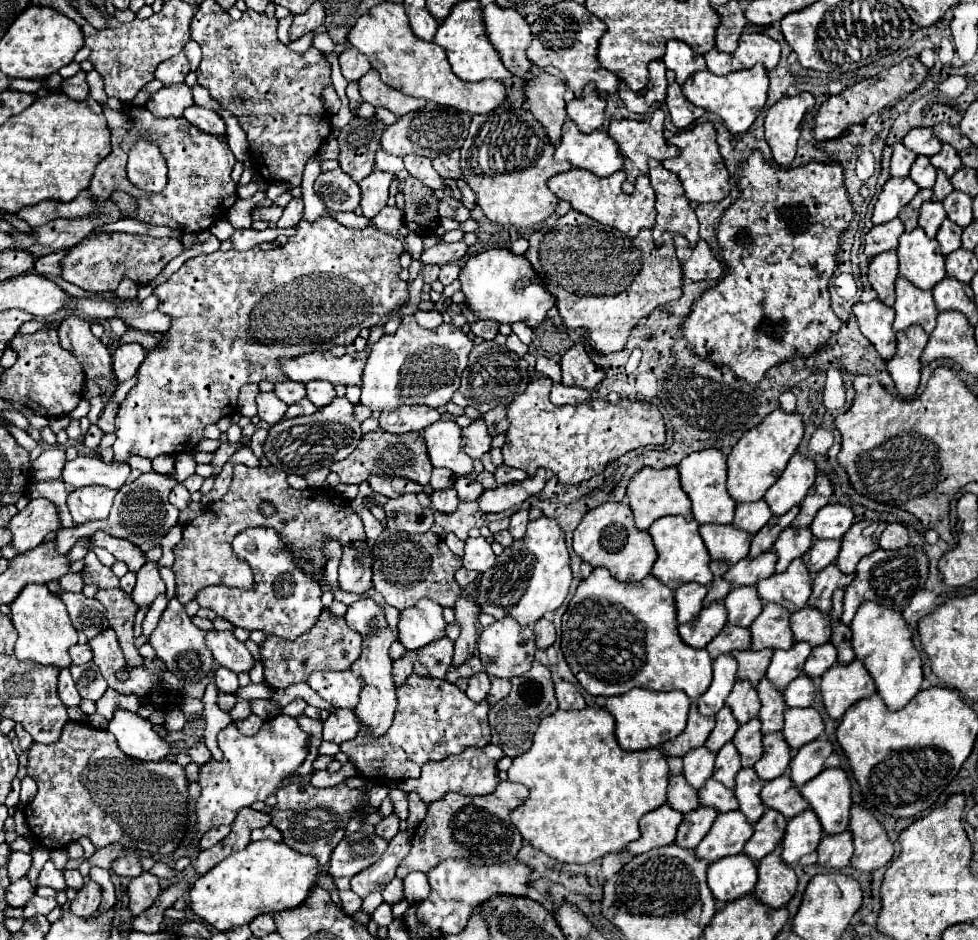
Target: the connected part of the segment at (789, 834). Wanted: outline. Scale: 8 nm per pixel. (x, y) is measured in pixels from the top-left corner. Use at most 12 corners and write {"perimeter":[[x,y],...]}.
{"perimeter":[[814,812],[792,818],[782,838],[782,860],[794,864],[816,850],[822,828]]}

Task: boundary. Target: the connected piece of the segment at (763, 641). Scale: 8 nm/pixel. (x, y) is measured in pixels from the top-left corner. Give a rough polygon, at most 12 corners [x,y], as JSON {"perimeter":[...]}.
{"perimeter":[[764,606],[748,628],[750,648],[788,650],[794,644],[790,614]]}

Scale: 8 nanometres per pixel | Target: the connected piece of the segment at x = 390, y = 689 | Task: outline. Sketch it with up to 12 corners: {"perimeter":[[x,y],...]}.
{"perimeter":[[388,628],[364,636],[352,664],[364,682],[356,716],[374,736],[386,734],[396,712],[394,662],[398,638]]}

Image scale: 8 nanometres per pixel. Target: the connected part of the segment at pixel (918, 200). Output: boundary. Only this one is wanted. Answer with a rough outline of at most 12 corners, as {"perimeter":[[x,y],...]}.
{"perimeter":[[932,190],[918,196],[902,208],[898,218],[906,232],[918,226],[920,206],[932,198]]}

